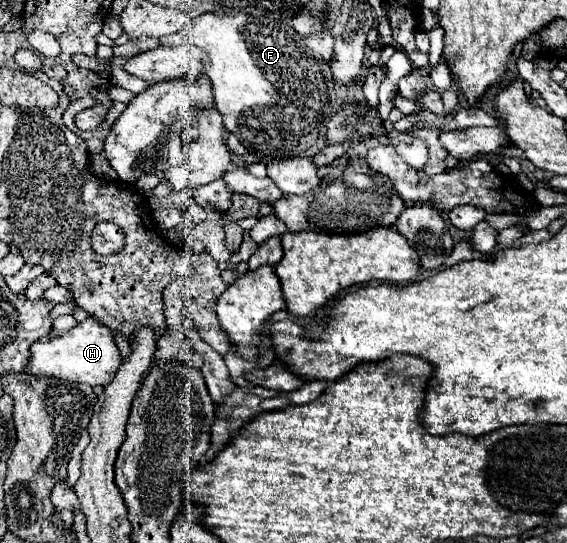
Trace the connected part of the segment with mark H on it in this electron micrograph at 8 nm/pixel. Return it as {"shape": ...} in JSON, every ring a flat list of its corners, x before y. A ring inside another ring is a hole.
{"shape":[[92,318,78,322,72,330,64,334,50,332,42,336,38,342,32,344,30,352,32,354,24,368,24,374,50,376,50,378,60,378,60,380,70,380,70,382,84,382,88,386,110,384,112,376,116,374,120,366,120,352,116,348,112,332,104,324]]}

